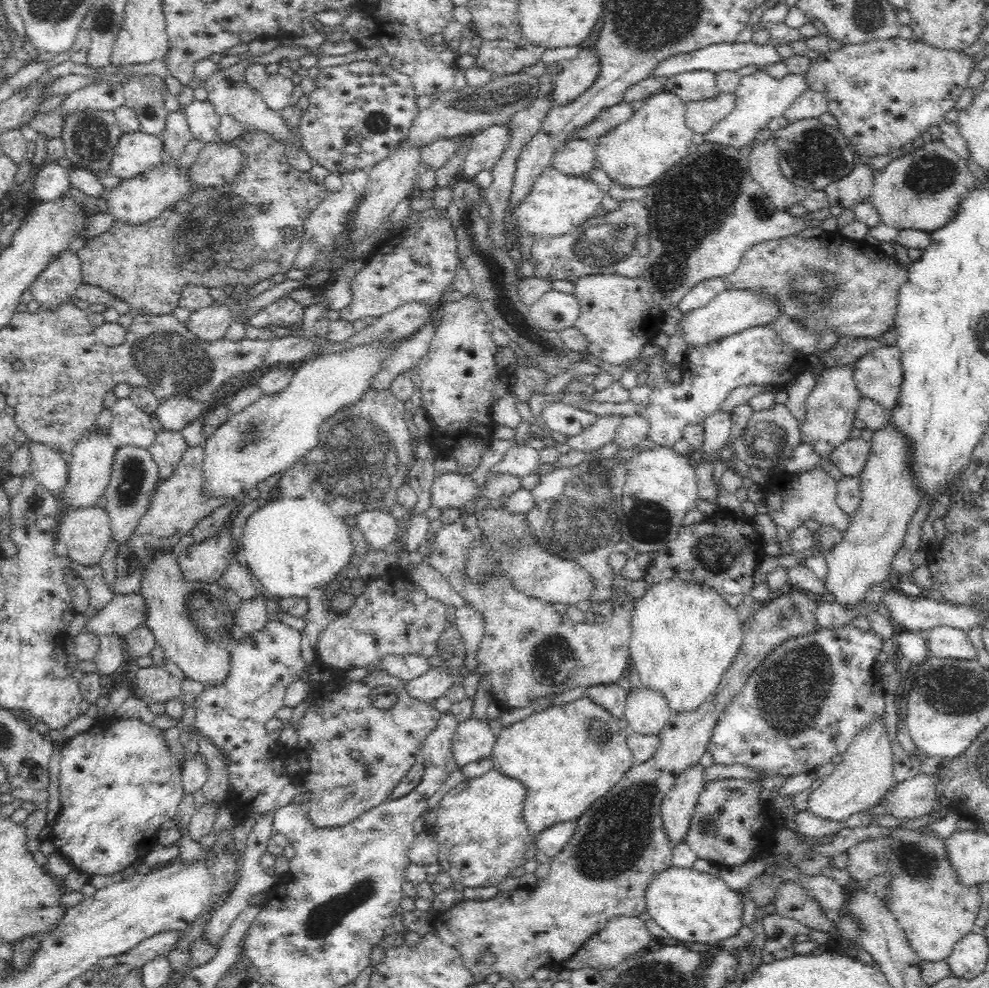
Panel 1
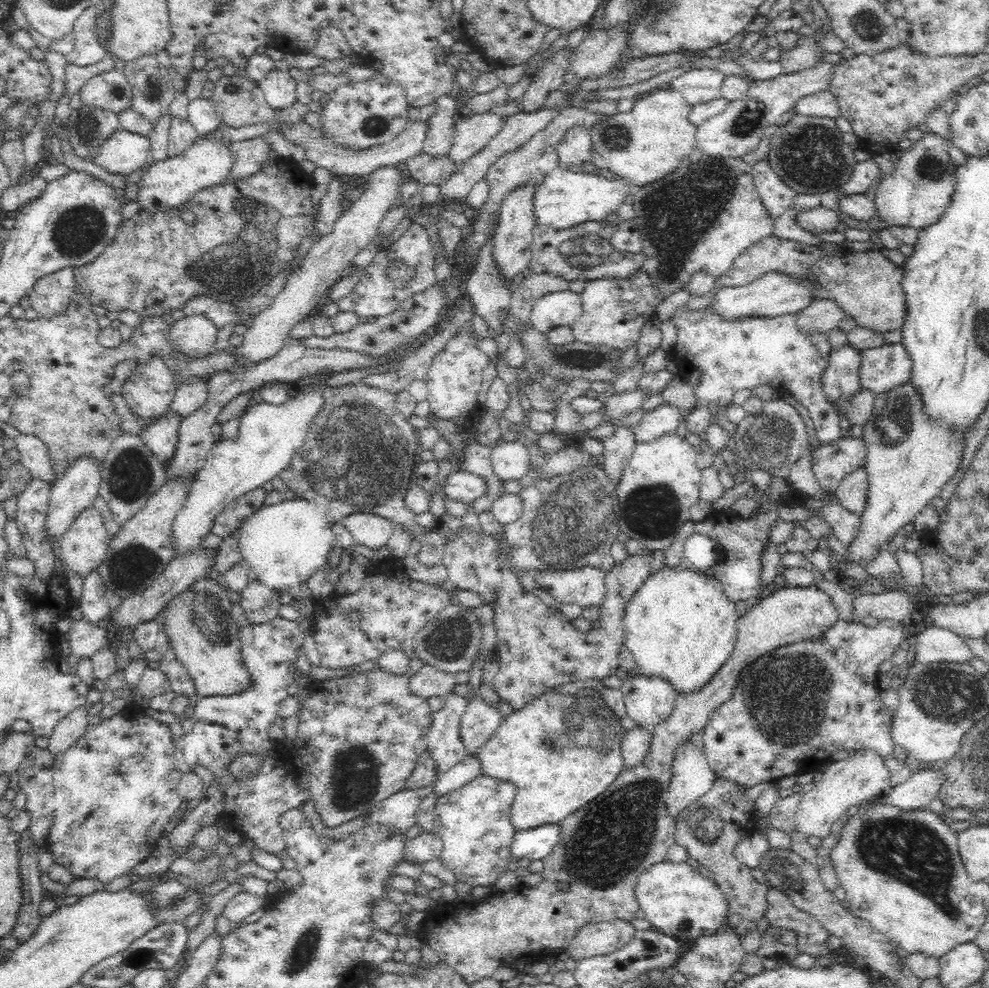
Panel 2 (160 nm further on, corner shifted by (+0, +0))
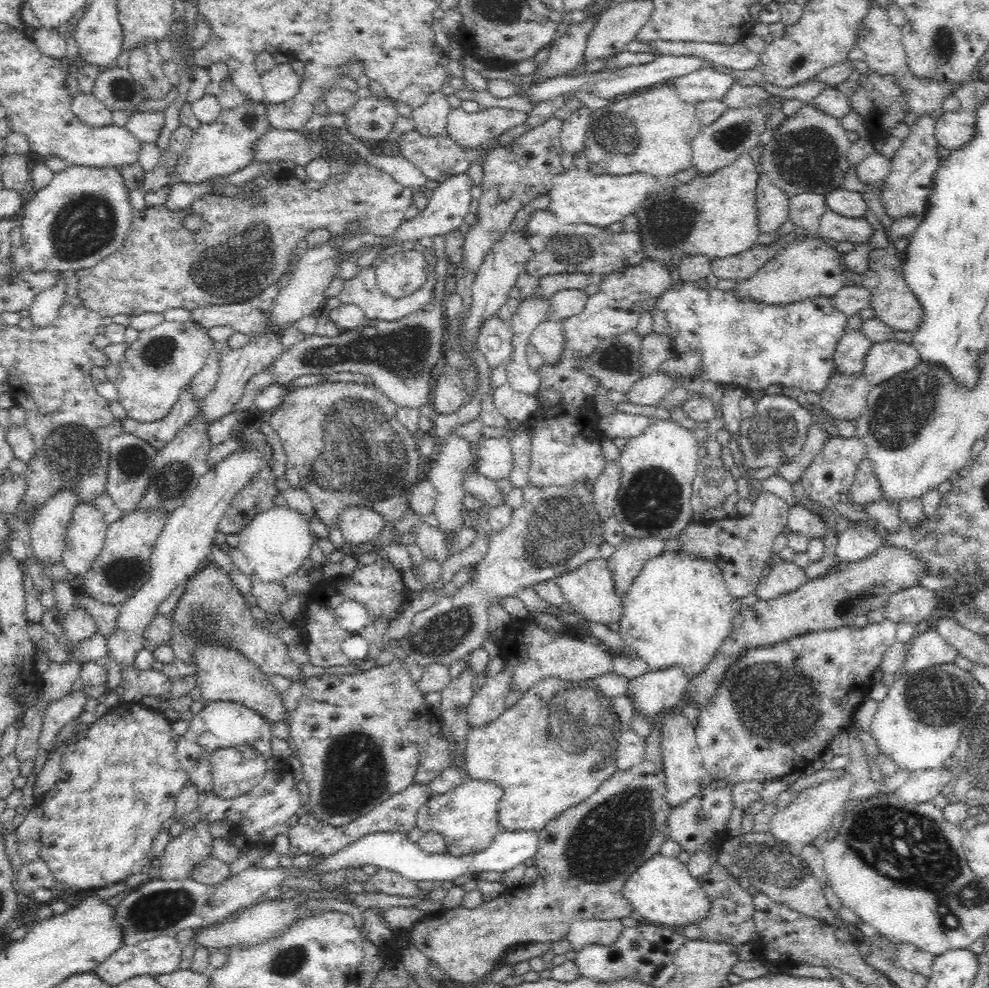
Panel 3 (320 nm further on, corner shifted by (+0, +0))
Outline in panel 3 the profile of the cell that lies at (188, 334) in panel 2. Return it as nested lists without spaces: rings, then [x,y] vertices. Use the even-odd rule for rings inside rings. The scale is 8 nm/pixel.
[[[164,321],[150,330],[139,332],[119,360],[116,377],[117,400],[128,417],[138,422],[158,422],[168,416],[182,389],[186,388],[196,373],[204,366],[208,353],[214,349],[214,340],[196,321],[179,323]]]

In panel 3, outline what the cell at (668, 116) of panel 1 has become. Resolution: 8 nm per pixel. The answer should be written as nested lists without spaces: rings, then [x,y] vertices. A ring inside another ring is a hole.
[[[674,86],[650,87],[591,111],[583,151],[590,163],[598,164],[610,175],[646,172],[654,178],[674,176],[693,165],[691,144],[702,127],[695,104],[678,99]]]

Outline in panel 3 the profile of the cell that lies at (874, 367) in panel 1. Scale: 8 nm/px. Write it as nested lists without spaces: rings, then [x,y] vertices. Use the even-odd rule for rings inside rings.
[[[898,339],[873,343],[864,360],[862,375],[872,386],[910,370],[920,361],[914,345]]]

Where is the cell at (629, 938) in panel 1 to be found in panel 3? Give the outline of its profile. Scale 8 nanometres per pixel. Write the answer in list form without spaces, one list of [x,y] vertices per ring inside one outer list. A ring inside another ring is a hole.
[[[579,920],[571,924],[567,935],[572,950],[580,952],[584,946],[610,946],[618,940],[624,926],[621,920]]]

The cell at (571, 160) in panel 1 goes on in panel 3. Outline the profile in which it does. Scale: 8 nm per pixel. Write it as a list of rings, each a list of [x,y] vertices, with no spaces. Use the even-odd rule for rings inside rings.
[[[586,105],[576,108],[569,119],[563,120],[560,134],[562,150],[570,154],[583,151],[586,127],[590,121],[591,110]]]

